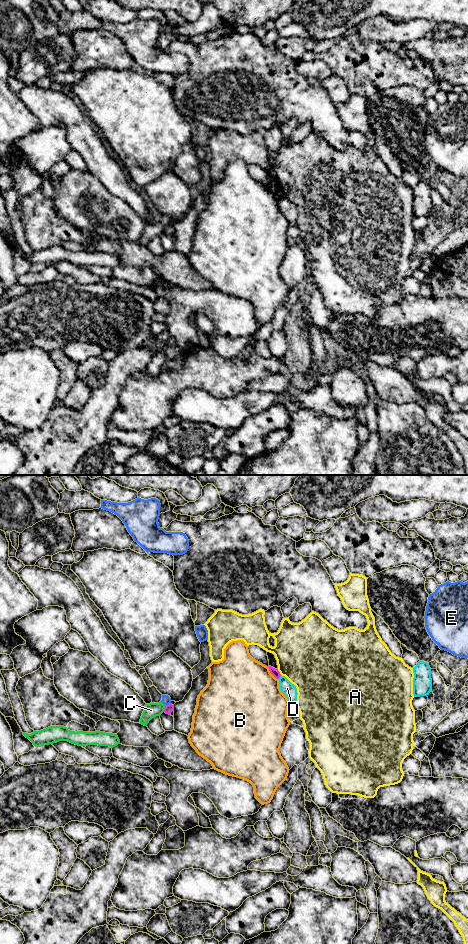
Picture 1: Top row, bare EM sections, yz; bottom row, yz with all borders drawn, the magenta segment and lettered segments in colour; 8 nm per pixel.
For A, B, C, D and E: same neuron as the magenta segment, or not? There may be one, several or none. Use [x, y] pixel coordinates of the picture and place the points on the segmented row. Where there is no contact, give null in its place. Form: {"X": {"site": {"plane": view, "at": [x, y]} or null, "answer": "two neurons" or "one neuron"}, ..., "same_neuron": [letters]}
{"A": {"site": {"plane": "yz", "at": [279, 672]}, "answer": "two neurons"}, "B": {"site": {"plane": "yz", "at": [271, 673]}, "answer": "two neurons"}, "C": {"site": {"plane": "yz", "at": [164, 708]}, "answer": "two neurons"}, "D": {"site": {"plane": "yz", "at": [279, 677]}, "answer": "two neurons"}, "E": {"site": {"plane": "yz", "at": [167, 705]}, "answer": "two neurons"}, "same_neuron": []}

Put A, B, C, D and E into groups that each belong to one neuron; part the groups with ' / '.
A / B / C E / D

